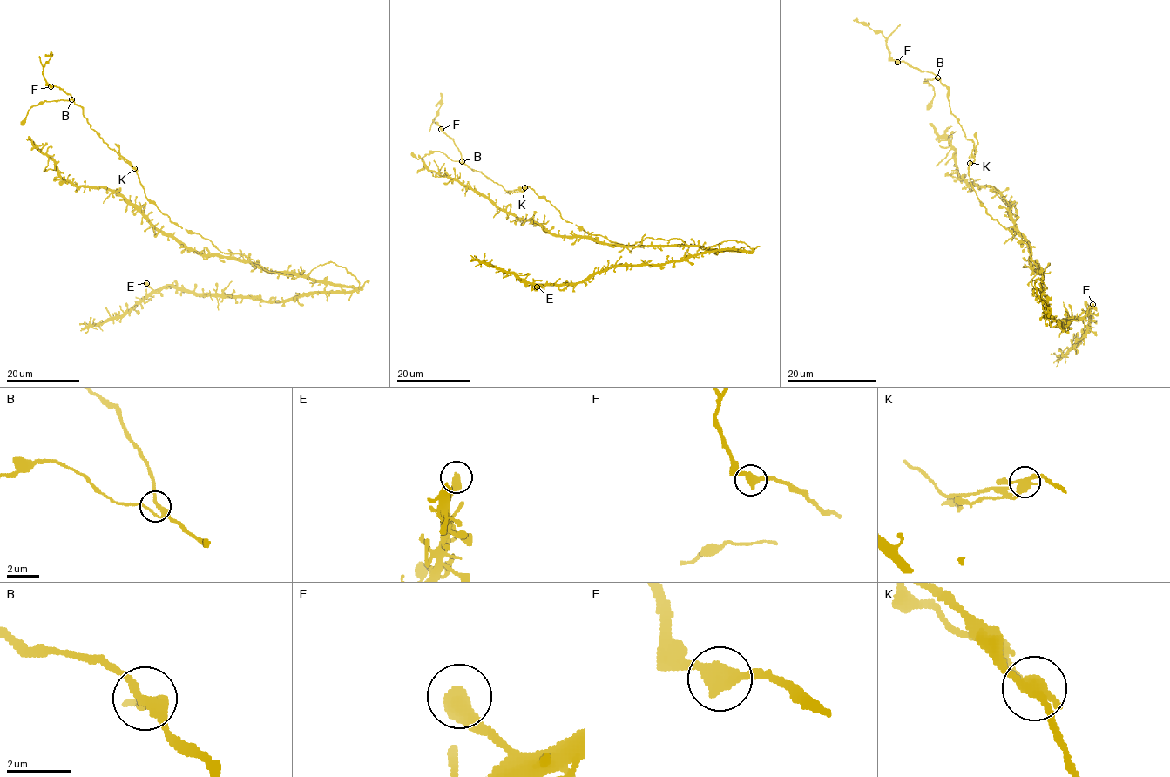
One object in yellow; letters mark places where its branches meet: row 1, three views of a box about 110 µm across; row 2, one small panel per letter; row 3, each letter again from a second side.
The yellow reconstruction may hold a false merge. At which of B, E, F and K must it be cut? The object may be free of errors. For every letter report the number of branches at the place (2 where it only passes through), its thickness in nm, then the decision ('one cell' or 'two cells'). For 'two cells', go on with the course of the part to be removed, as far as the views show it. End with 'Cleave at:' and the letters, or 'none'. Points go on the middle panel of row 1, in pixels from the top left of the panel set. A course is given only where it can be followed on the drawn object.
B: 3 branches meet; 220 nm thick; one cell
E: 2 branches meet; 400 nm thick; one cell
F: 2 branches meet; 400 nm thick; one cell
K: 3 branches meet; 340 nm thick; two cells; foreign part runs (524, 188), (522, 192), (505, 193)
Cleave at: K

